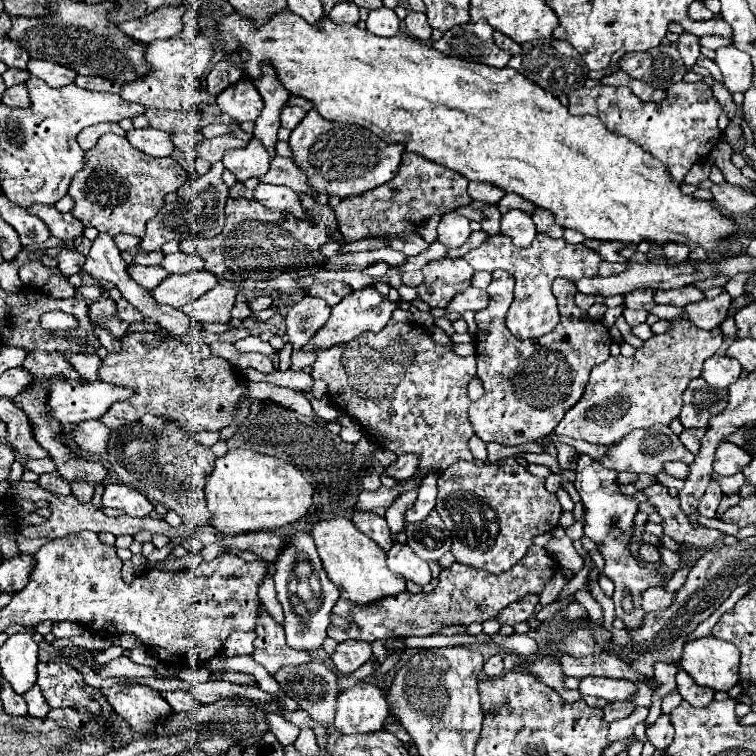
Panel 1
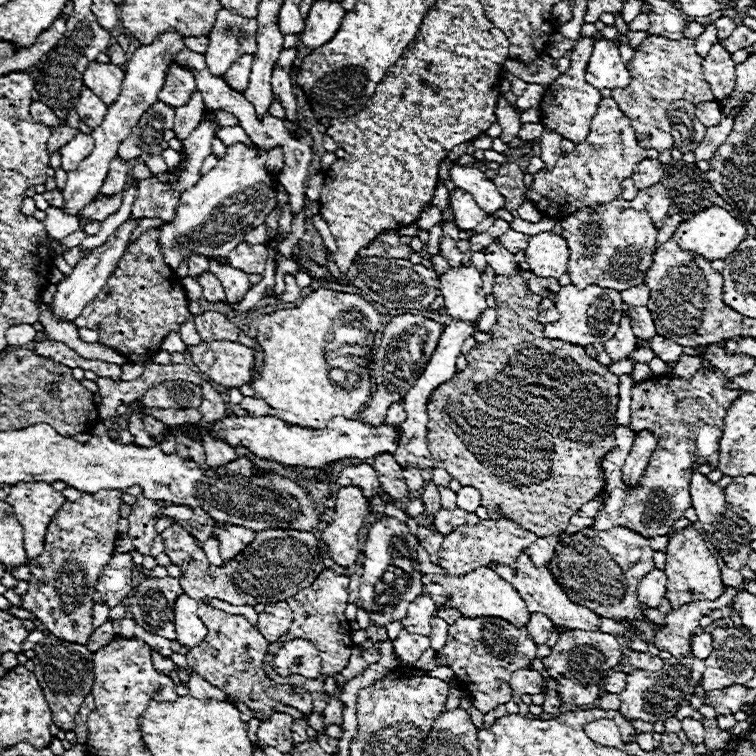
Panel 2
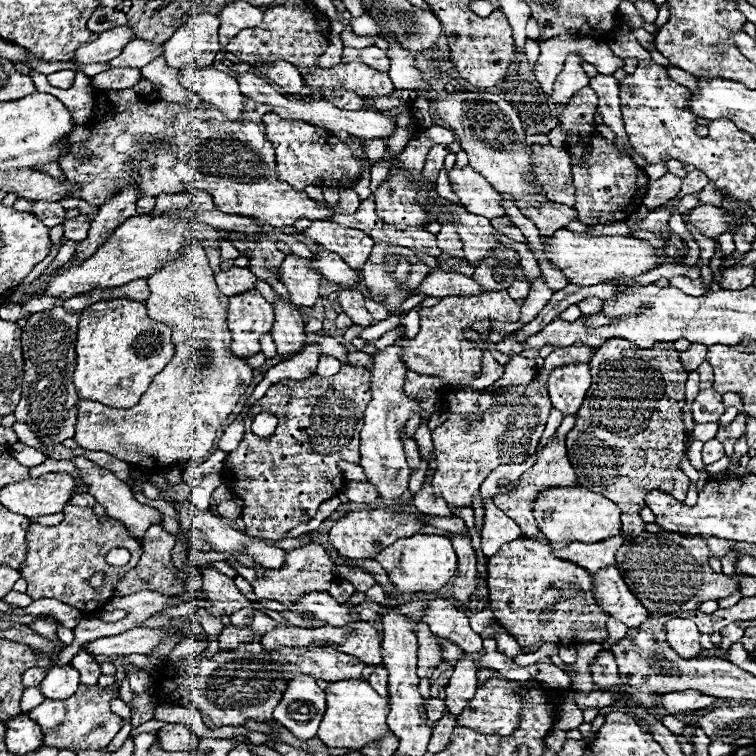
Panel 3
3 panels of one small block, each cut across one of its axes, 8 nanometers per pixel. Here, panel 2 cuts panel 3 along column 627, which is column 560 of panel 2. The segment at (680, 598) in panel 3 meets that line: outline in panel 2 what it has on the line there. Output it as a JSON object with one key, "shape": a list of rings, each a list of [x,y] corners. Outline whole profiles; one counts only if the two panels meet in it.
{"shape":[[[614,526],[604,532],[584,528],[556,546],[556,554],[548,568],[556,574],[556,580],[576,604],[582,604],[604,618],[646,620],[638,606],[640,602],[636,590],[638,578],[654,568],[652,554],[654,550],[650,548],[650,540],[630,528]]]}

